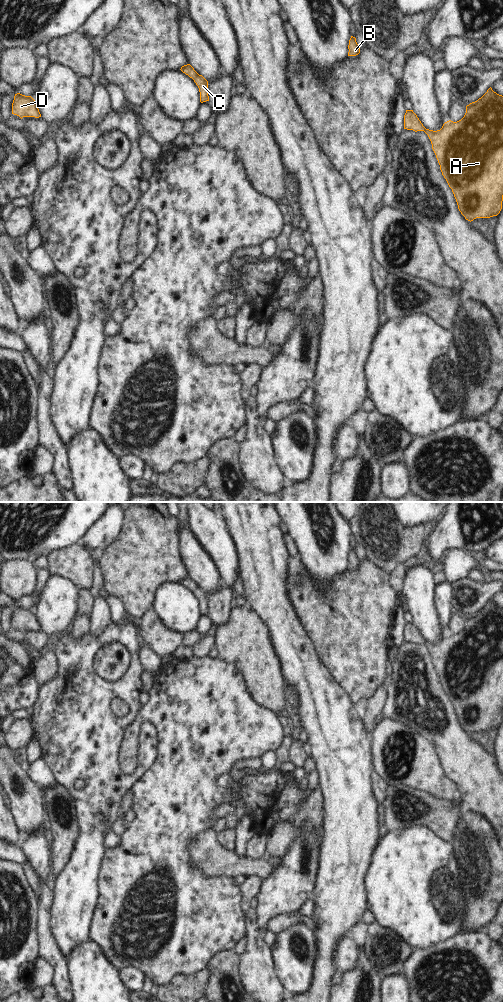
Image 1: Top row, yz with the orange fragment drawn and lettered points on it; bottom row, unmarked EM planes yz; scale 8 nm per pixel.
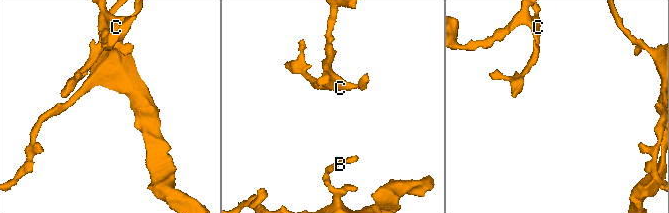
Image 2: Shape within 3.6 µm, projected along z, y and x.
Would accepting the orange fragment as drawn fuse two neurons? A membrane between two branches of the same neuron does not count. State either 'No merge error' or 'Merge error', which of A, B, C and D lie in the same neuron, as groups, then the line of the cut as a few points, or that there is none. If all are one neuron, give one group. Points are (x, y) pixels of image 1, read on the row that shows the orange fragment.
No merge error. Groups: A B C D. No split

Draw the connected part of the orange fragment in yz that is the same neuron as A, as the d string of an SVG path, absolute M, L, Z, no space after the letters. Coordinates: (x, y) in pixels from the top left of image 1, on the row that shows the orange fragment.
M490 87L481 98L466 106L466 113L461 120L449 120L437 131L426 129L413 110L406 110L404 129L424 131L428 135L442 175L452 189L458 209L466 220L471 222L476 218L490 218L500 213L504 196L504 96Z

